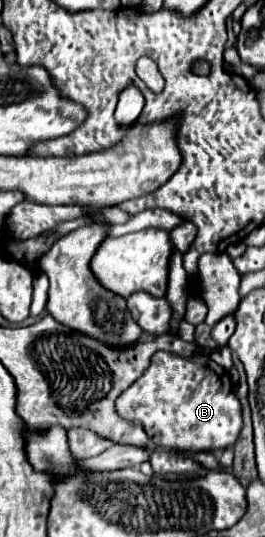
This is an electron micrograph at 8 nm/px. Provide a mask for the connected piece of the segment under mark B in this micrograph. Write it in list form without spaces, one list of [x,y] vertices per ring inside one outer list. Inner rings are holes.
[[[156,352],[150,360],[150,368],[126,390],[122,392],[118,398],[116,398],[116,412],[124,418],[124,420],[130,420],[130,422],[140,422],[146,430],[146,434],[150,436],[150,442],[152,446],[158,446],[158,448],[166,448],[166,450],[180,450],[180,452],[214,452],[214,454],[222,454],[226,448],[232,448],[236,444],[236,440],[240,438],[240,432],[242,432],[242,406],[240,406],[240,400],[238,396],[232,392],[232,380],[230,380],[230,374],[228,370],[224,370],[222,366],[218,366],[208,354],[196,354],[194,358],[180,358],[180,356],[174,356],[174,354],[168,354],[168,352]]]

